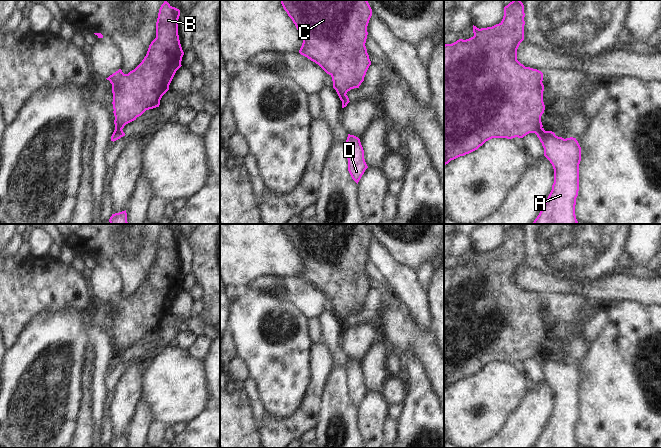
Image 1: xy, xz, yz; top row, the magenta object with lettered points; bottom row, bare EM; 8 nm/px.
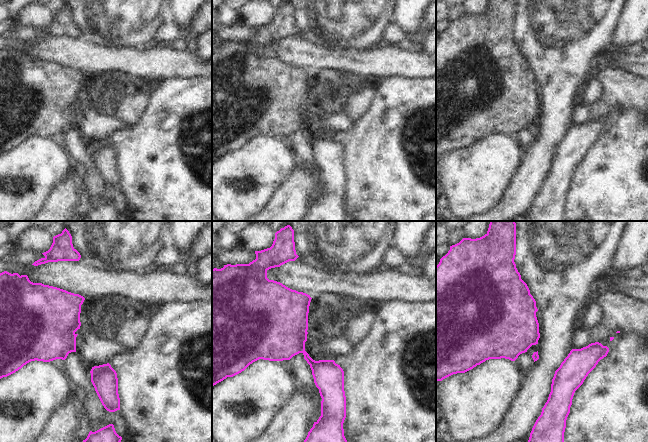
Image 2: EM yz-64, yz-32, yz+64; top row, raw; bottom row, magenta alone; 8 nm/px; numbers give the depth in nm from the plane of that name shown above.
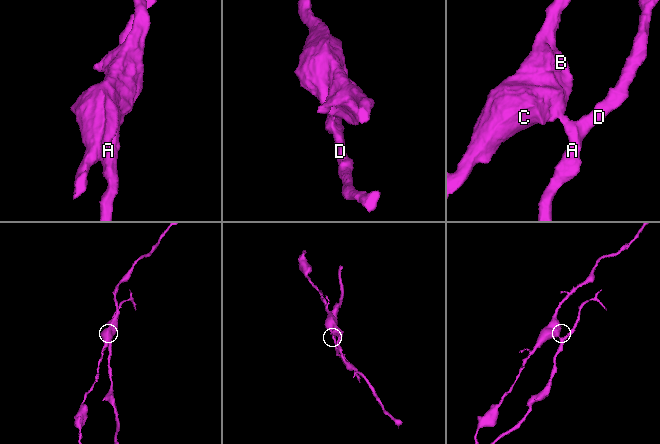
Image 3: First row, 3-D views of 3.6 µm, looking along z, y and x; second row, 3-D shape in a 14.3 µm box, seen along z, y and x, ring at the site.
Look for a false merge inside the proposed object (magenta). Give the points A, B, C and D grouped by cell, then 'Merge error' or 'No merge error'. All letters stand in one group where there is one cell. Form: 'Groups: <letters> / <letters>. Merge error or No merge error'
Groups: A D / B C. Merge error

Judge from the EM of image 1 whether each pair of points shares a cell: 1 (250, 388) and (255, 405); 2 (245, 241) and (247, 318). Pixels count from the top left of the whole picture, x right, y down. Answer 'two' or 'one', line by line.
1: one
2: two

